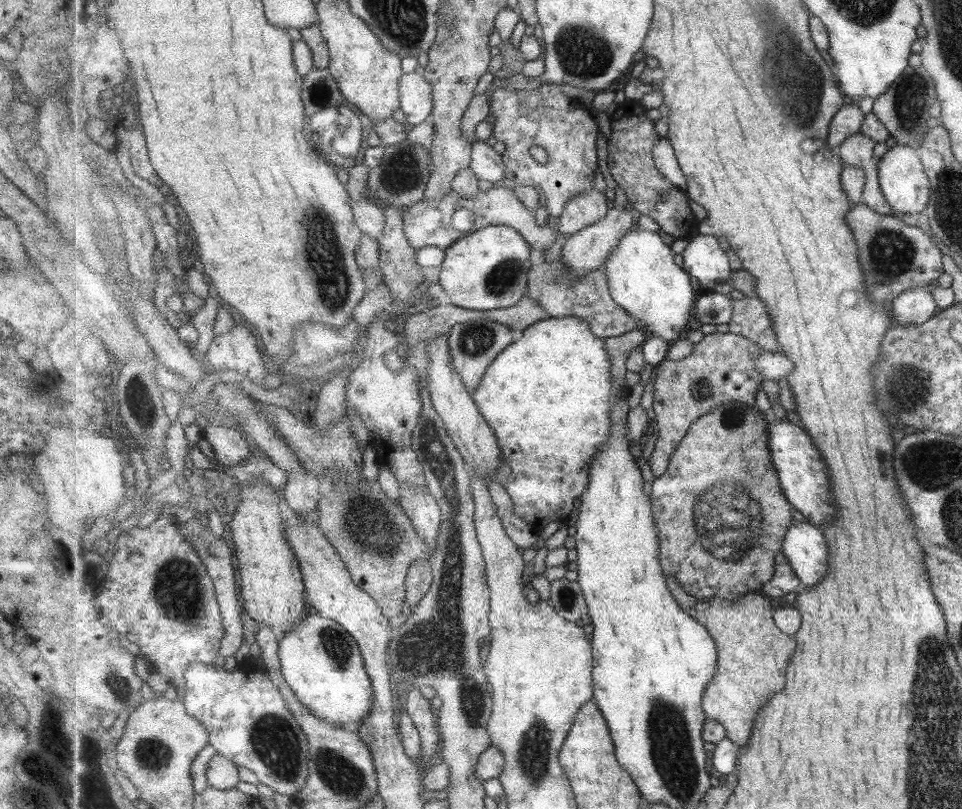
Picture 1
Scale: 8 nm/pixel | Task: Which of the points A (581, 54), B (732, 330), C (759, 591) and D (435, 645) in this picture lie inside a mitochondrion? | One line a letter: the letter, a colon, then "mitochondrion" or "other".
A: mitochondrion
B: other
C: other
D: mitochondrion

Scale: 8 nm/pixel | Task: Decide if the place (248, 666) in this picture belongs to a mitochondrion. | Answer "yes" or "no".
no

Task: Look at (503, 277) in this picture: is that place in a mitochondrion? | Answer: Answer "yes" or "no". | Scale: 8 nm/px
yes

